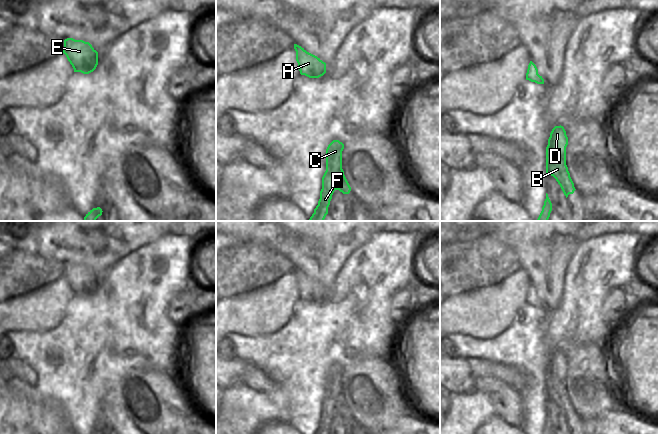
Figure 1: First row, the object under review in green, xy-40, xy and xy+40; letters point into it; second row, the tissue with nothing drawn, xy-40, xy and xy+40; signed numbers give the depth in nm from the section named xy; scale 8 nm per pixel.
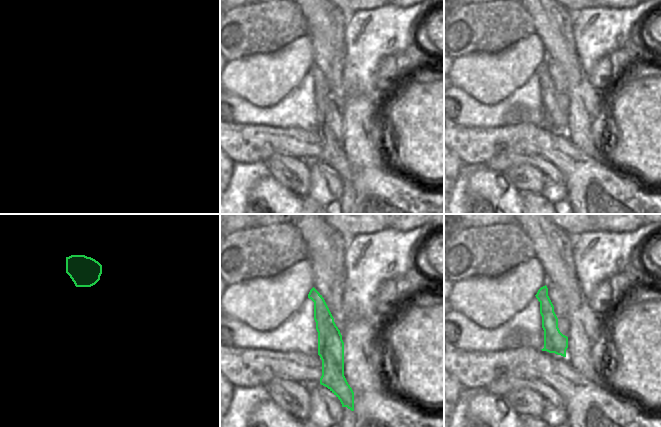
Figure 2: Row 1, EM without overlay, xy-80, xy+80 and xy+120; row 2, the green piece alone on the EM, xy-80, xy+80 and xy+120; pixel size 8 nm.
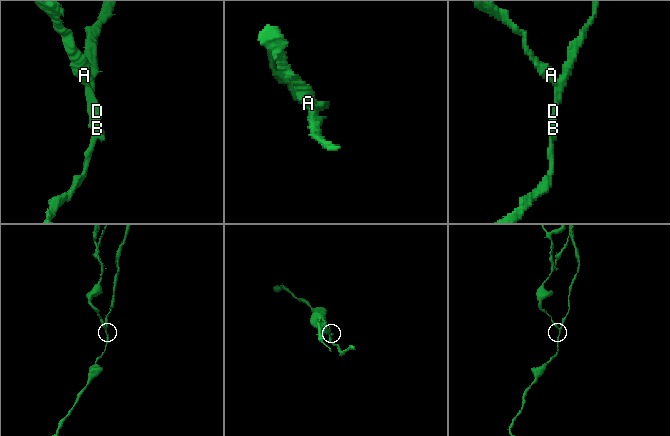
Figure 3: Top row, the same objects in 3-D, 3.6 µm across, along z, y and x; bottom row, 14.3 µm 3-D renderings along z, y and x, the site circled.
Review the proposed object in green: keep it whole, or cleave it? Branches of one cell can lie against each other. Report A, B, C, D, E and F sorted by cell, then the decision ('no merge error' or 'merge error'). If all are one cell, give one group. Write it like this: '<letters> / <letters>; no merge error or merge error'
A E / B C D F; merge error

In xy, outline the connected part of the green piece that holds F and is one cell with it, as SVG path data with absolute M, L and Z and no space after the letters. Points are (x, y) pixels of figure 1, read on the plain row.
M333 364L326 373L326 395L322 401L320 423L314 434L328 434L335 414L349 418L351 411L342 393L342 375L344 368Z

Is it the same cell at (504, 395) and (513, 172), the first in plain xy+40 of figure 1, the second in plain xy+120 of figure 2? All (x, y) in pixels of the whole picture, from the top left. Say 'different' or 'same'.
same

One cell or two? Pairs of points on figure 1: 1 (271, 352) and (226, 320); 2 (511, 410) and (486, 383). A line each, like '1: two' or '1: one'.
1: two
2: one

